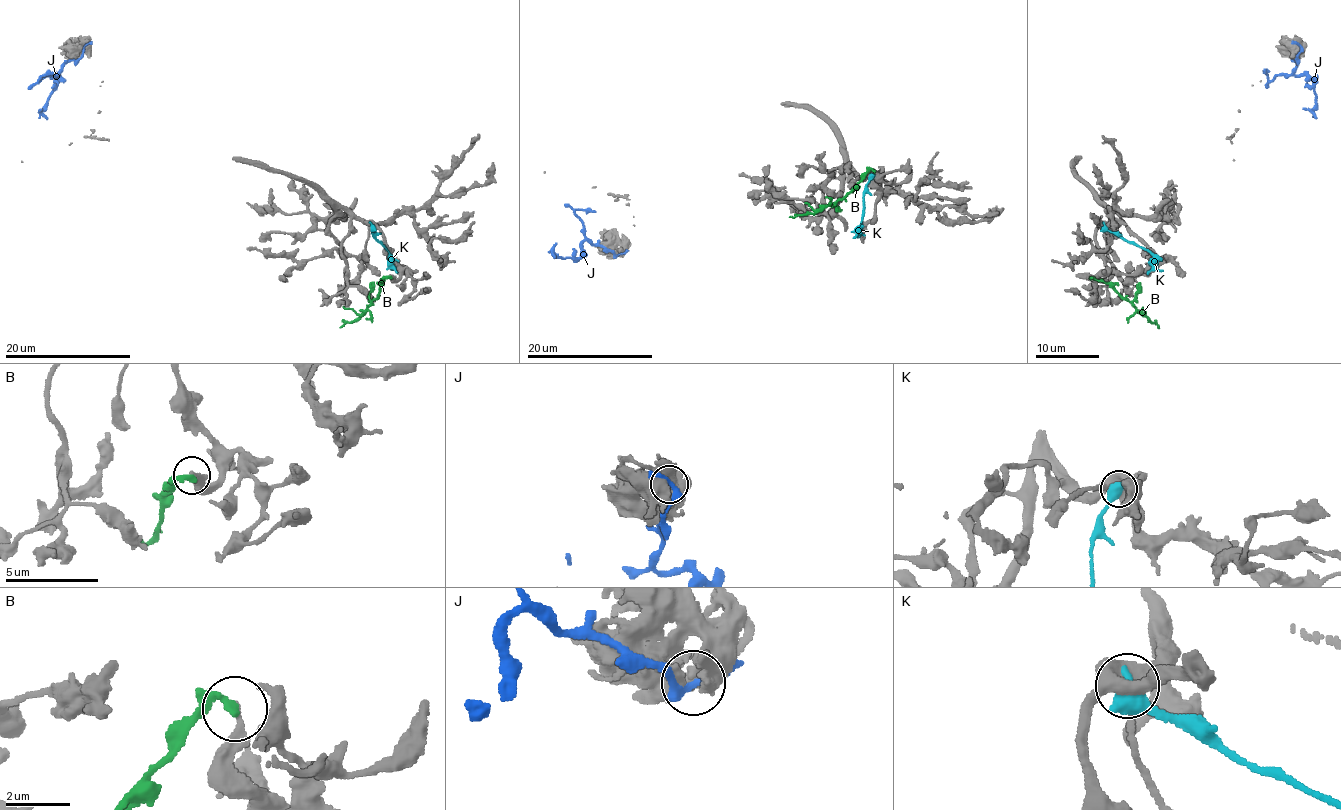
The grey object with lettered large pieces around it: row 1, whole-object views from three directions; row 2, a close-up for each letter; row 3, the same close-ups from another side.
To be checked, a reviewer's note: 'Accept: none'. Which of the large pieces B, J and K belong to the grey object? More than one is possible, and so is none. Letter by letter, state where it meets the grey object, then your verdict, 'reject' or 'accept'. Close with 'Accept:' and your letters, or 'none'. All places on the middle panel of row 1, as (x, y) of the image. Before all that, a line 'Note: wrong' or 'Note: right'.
Note: right
B: (874, 171) | reject
J: (618, 254) | reject
K: (872, 176) | reject
Accept: none

